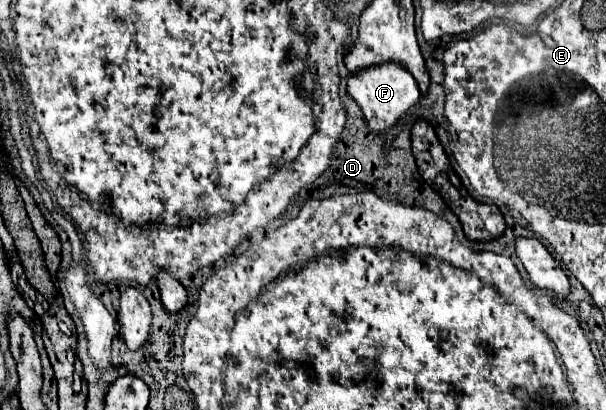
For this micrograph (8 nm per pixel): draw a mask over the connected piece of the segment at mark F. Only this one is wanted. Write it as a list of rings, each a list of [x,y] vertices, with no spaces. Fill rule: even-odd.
[[[384,63],[370,69],[364,69],[360,73],[350,75],[348,79],[348,95],[354,99],[354,103],[362,109],[364,121],[368,131],[372,133],[384,133],[390,127],[398,123],[398,119],[412,109],[420,101],[420,89],[414,77],[396,63]]]

